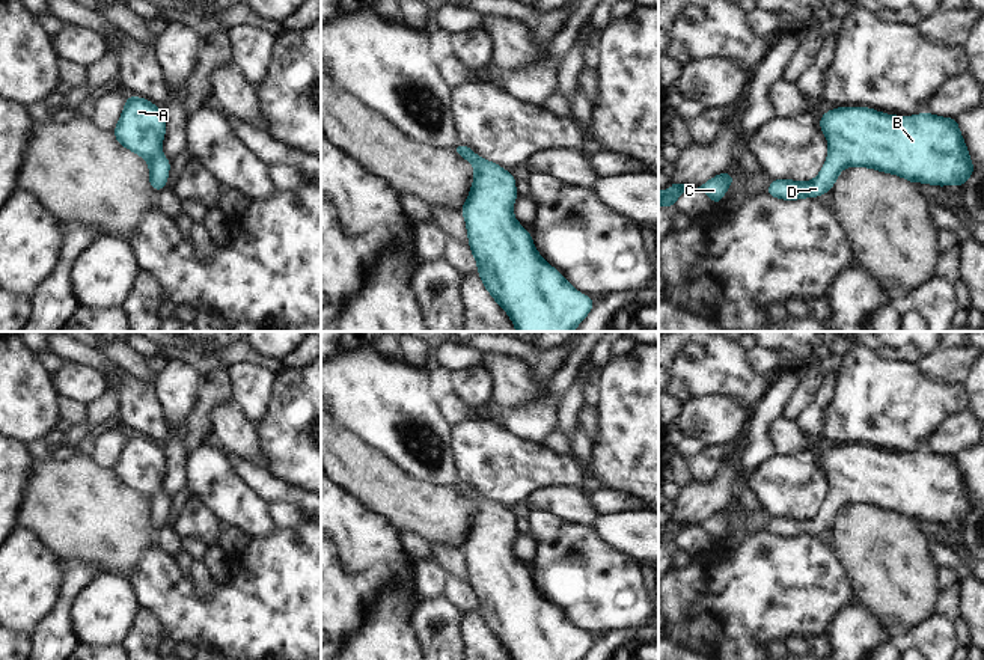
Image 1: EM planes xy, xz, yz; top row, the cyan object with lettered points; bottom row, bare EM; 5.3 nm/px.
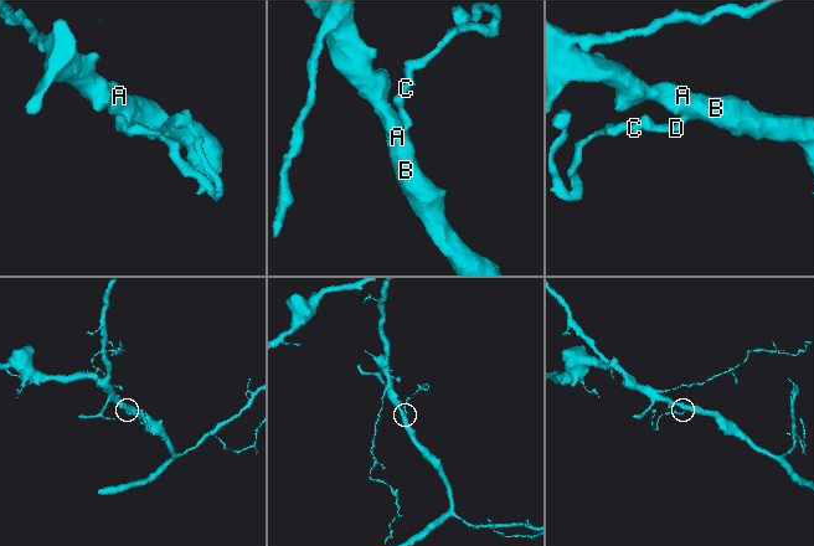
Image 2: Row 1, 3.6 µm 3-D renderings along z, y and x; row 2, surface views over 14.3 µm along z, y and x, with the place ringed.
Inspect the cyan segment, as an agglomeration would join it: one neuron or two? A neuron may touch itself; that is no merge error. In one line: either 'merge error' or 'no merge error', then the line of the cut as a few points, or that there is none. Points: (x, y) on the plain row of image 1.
no merge error; no cut

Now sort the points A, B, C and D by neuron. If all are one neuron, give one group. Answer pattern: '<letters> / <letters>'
A B C D

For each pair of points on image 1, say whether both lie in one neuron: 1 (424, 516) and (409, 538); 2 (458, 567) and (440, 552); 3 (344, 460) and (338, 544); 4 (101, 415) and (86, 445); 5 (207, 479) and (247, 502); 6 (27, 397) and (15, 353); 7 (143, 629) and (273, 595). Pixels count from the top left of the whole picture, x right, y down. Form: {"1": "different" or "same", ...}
{"1": "different", "2": "same", "3": "different", "4": "same", "5": "same", "6": "same", "7": "different"}

